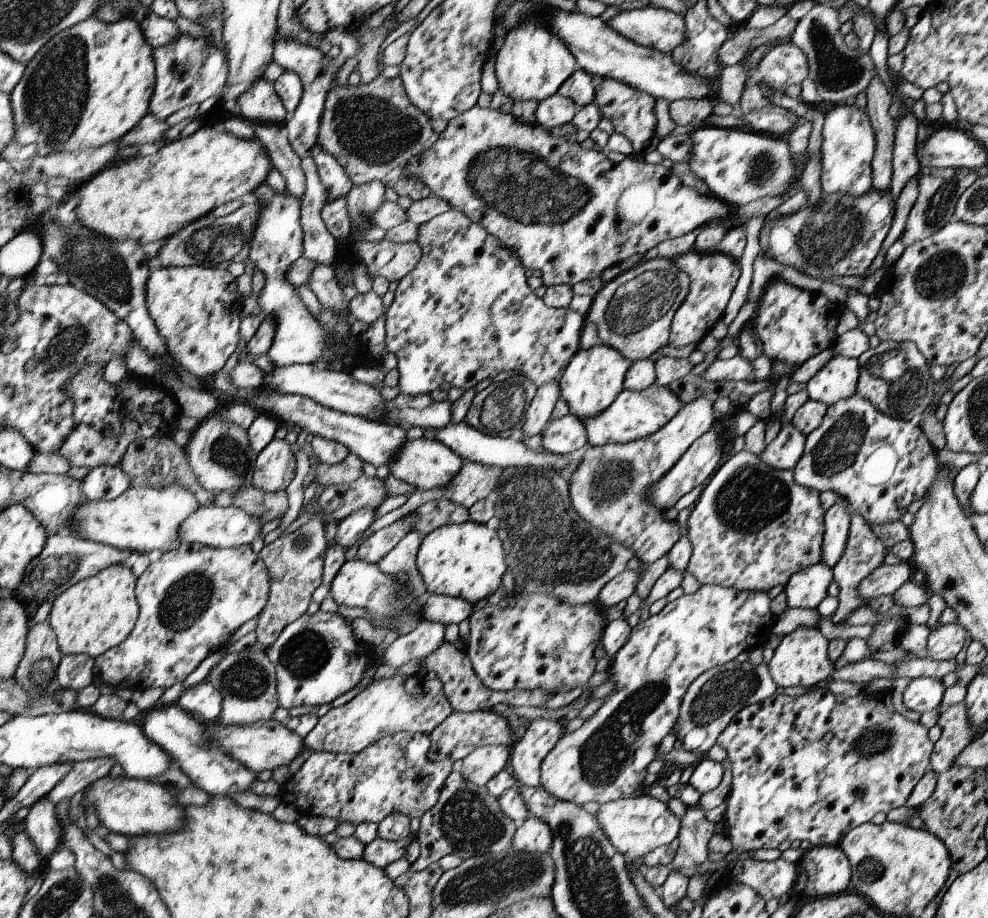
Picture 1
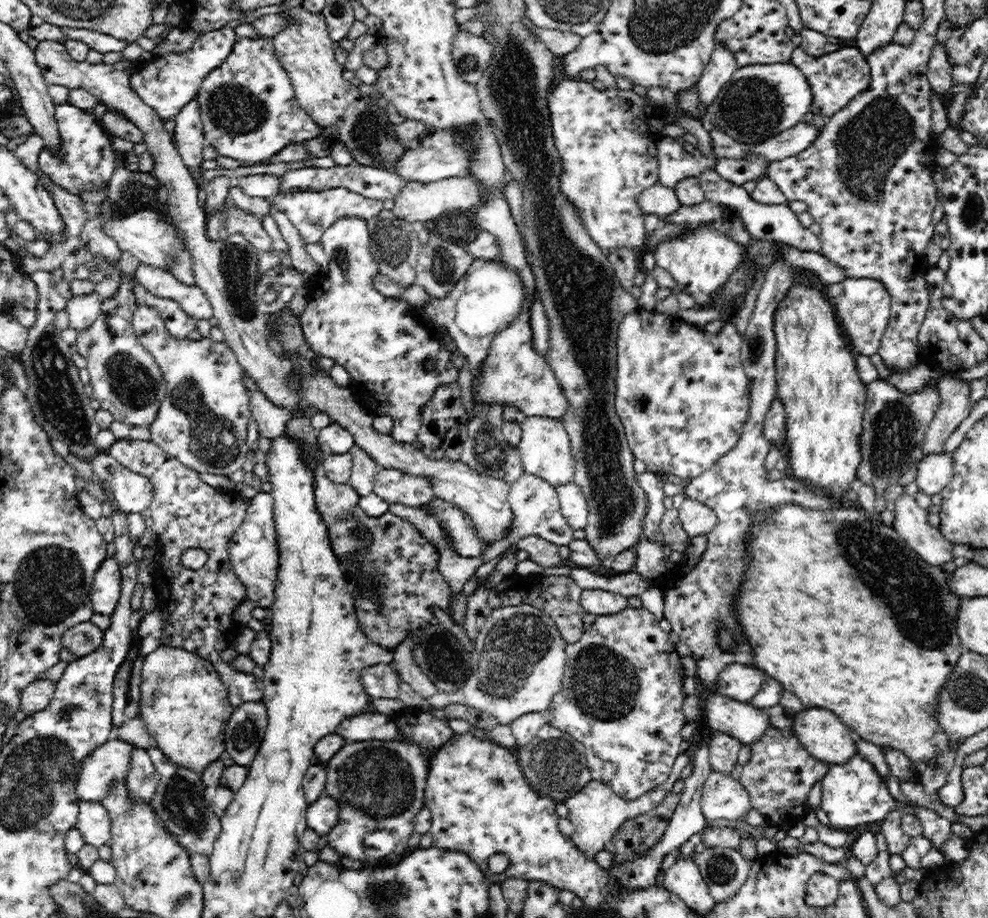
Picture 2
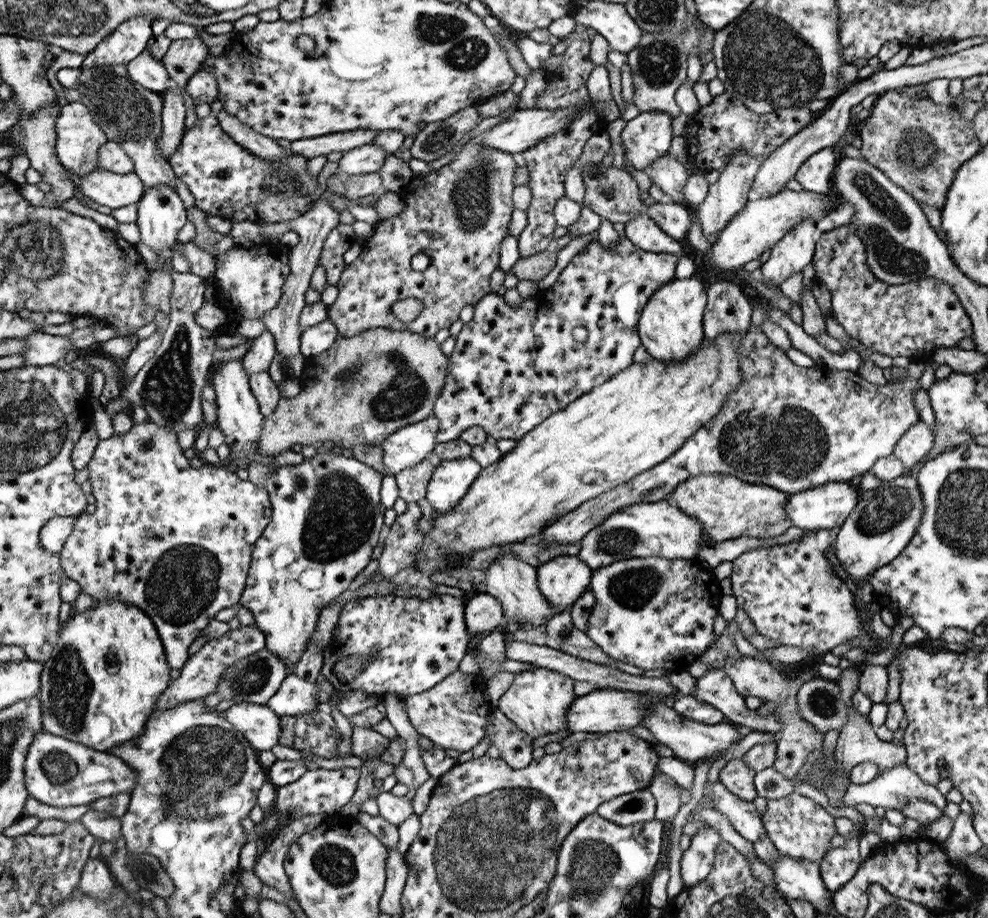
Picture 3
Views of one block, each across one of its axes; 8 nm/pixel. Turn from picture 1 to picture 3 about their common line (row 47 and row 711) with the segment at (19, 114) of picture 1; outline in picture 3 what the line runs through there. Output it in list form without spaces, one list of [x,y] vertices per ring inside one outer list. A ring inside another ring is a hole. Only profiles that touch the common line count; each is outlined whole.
[[[118,599],[94,600],[92,607],[63,622],[60,640],[57,642],[52,656],[44,663],[44,672],[41,673],[41,690],[37,695],[44,707],[44,731],[62,738],[73,739],[74,742],[81,742],[86,746],[93,747],[94,750],[102,752],[110,752],[128,741],[137,740],[145,732],[149,717],[152,716],[158,700],[161,700],[162,693],[172,684],[171,669],[166,660],[165,643],[162,642],[156,624],[145,611],[139,609],[136,605]]]

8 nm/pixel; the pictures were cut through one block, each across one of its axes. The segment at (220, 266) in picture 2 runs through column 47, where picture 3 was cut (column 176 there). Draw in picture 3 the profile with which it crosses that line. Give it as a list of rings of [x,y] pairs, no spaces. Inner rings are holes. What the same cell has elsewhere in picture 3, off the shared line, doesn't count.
[[[199,36],[191,40],[171,42],[170,49],[162,59],[169,78],[181,88],[185,88],[190,78],[201,69],[203,62],[210,54],[210,48]]]

